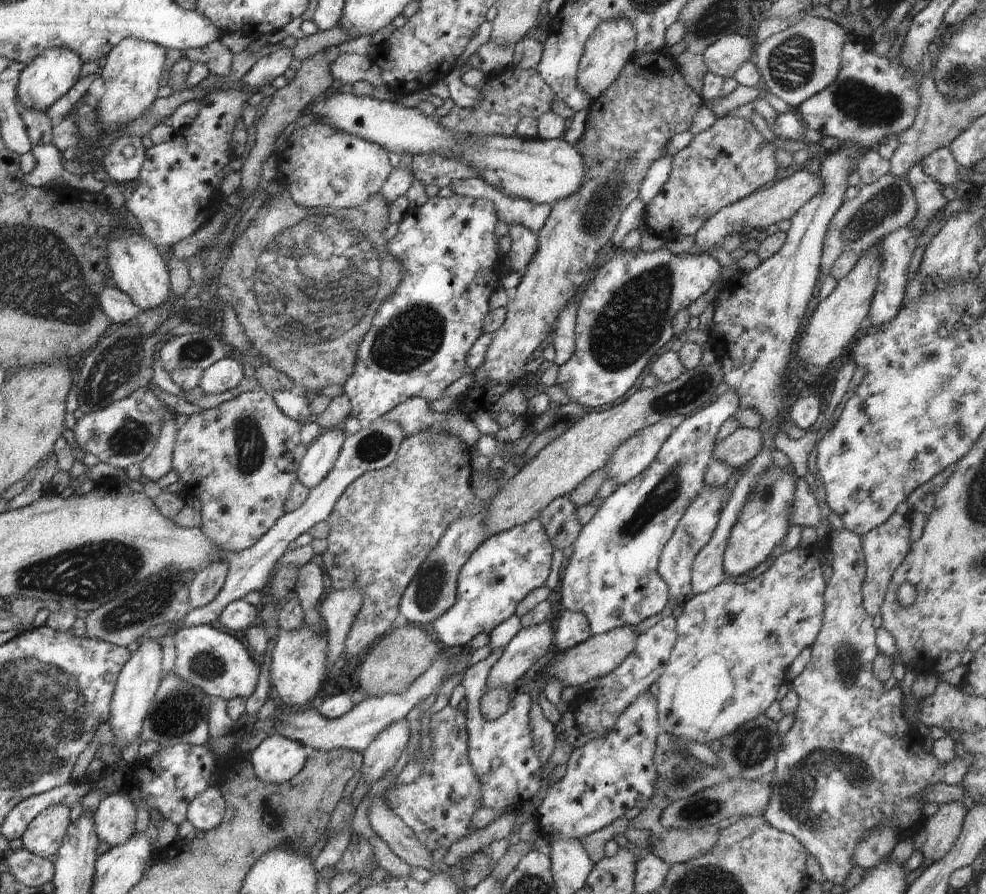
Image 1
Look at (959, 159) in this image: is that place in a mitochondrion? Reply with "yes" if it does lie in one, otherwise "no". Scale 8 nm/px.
no

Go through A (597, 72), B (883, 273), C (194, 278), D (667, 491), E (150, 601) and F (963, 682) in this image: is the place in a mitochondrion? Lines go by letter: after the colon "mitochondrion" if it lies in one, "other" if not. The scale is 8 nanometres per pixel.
A: other
B: other
C: other
D: mitochondrion
E: mitochondrion
F: other

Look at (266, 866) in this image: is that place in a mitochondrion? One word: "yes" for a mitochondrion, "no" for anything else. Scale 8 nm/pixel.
no

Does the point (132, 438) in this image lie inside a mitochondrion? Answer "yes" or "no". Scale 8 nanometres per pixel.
yes

